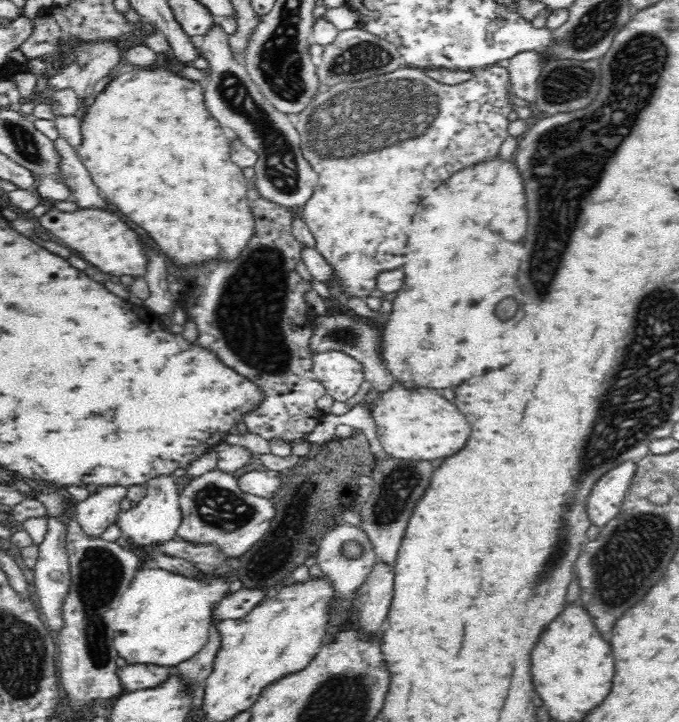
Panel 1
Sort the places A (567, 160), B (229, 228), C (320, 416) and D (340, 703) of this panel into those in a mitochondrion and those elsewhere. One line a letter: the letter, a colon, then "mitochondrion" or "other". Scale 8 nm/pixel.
A: mitochondrion
B: other
C: other
D: mitochondrion

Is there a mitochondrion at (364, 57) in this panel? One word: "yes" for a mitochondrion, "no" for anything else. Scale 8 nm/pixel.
yes

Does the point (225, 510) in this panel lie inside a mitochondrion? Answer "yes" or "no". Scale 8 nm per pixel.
yes

